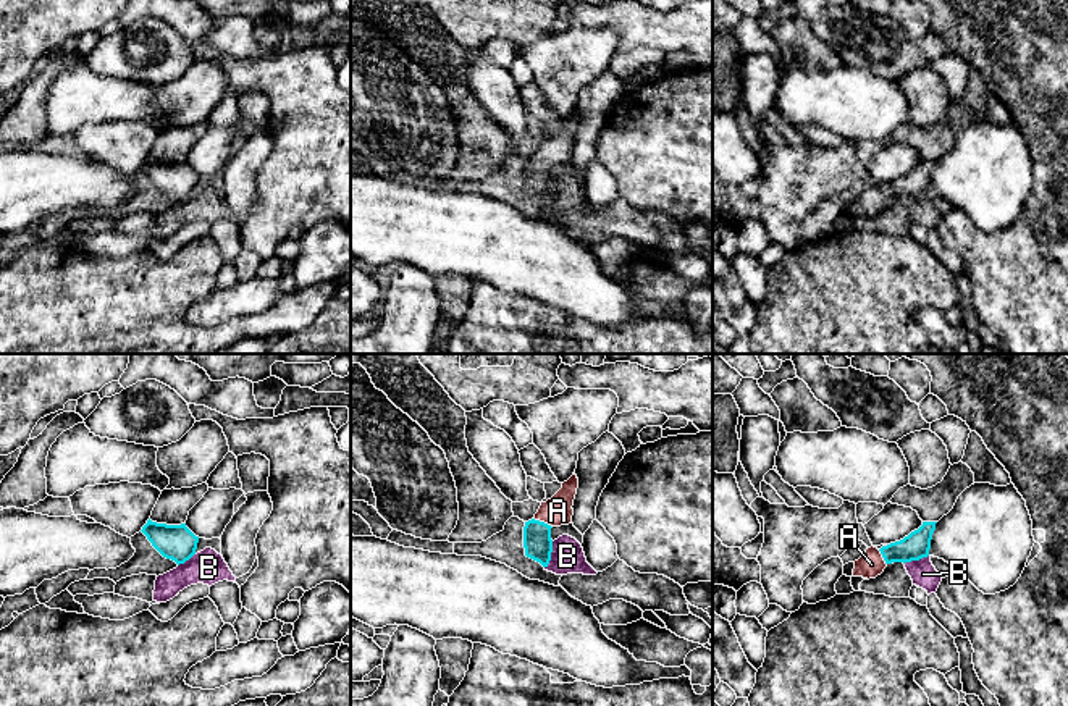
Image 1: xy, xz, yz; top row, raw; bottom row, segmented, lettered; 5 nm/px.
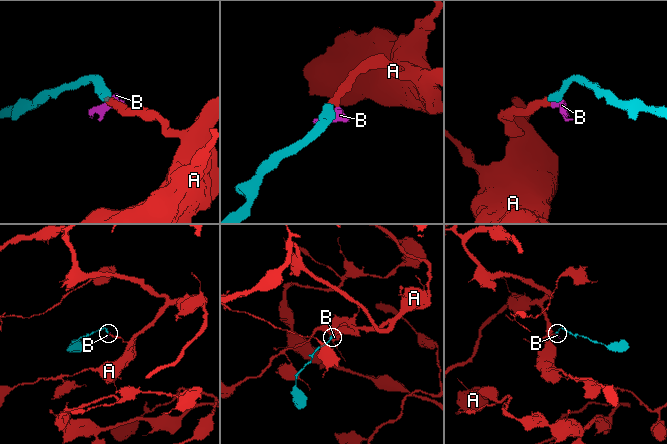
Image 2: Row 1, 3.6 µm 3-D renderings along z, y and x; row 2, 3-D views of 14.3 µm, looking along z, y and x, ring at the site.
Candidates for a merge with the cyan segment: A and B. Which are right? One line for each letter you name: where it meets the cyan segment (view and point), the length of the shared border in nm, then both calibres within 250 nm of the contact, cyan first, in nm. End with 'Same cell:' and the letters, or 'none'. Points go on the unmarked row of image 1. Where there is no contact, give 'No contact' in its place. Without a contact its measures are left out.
A: Touches cyan at xz (543, 160). Shared border 100 nm. Thickness 140 nm (cyan) against 150 nm
Same cell: A

